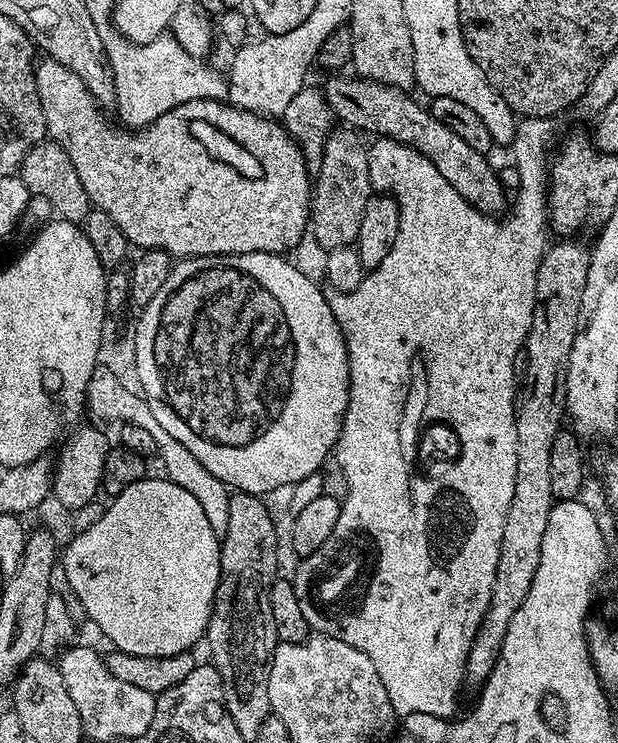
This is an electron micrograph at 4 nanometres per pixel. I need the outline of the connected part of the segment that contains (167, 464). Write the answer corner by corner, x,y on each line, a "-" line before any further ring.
97,366
88,383
87,411
89,413
92,411
100,420
120,420
119,422
124,424
142,426
142,430
146,430
150,434
150,438
154,438
156,452
158,457
160,456
161,462
164,463
163,475
178,486
182,486
182,490
194,494
194,499
202,505
206,519
210,522
210,530
214,530
216,536
223,538
228,525
228,498
230,495
228,485
218,478
214,478
214,474
210,474
210,470
206,470
206,466
202,466
202,462
198,462
198,458
194,458
194,454
190,454
190,450
186,450
186,446
182,446
182,442
178,442
178,438
166,434
166,430
162,430
162,426
158,426
158,418
154,418
148,401
139,391
131,392
123,382
124,380
112,370

